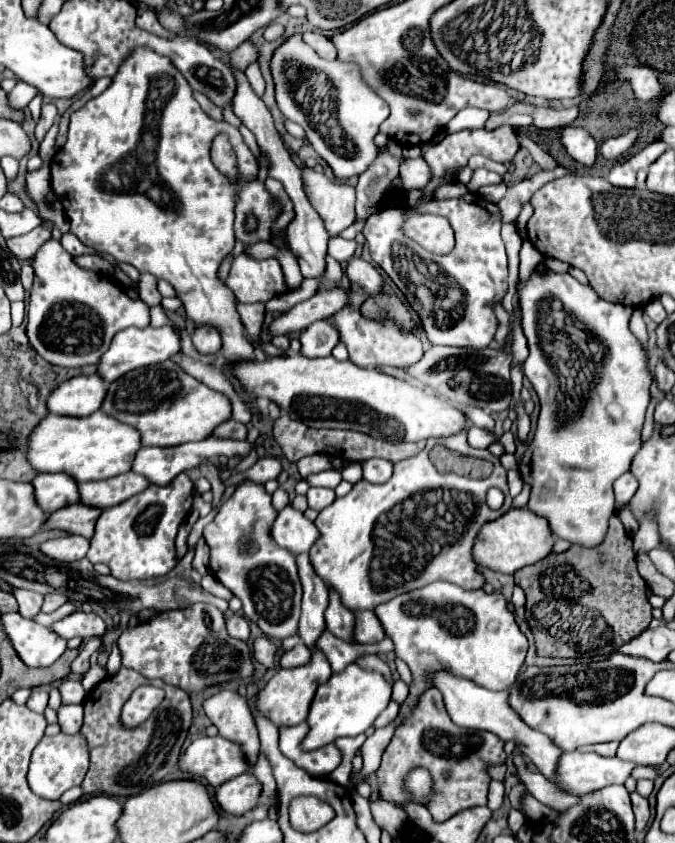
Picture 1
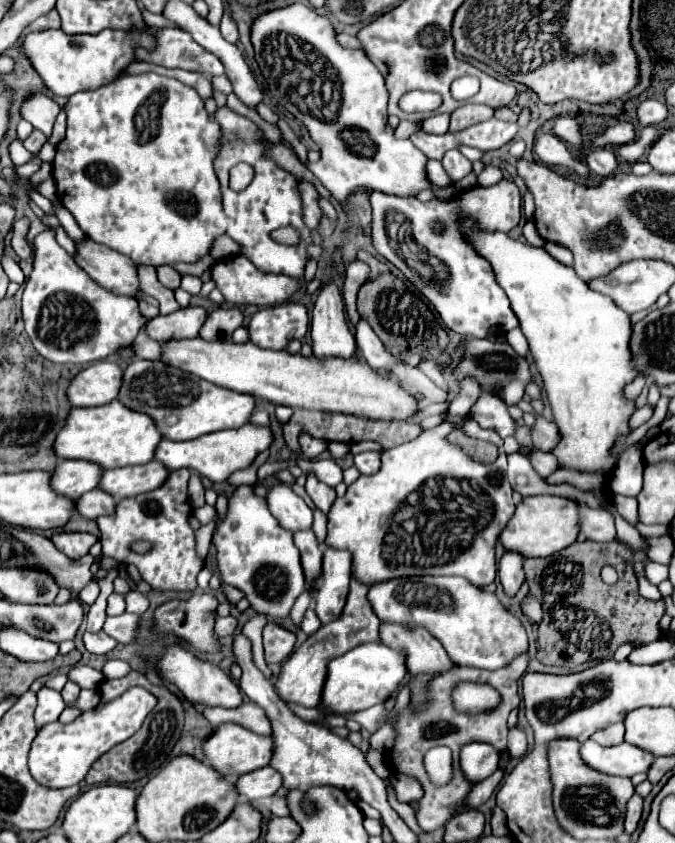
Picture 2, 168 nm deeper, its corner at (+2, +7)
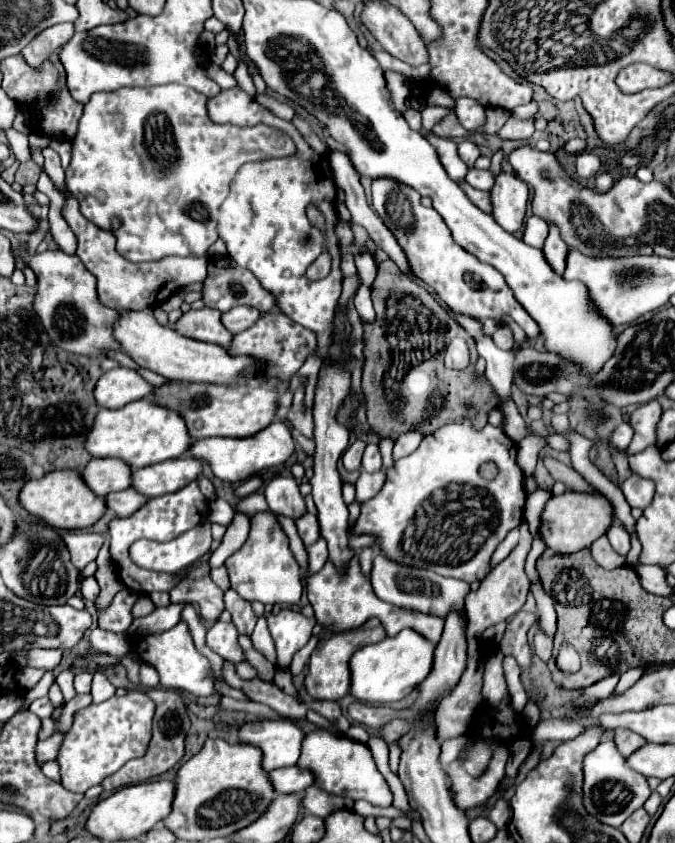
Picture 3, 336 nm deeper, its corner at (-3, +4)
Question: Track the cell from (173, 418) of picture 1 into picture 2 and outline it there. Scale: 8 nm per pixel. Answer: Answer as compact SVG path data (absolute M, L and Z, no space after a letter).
M132 360L124 370L122 388L118 400L130 410L148 414L158 432L168 440L194 440L202 434L210 434L226 428L240 428L248 422L254 410L254 396L234 392L212 382L206 382L190 372L174 368L158 360Z

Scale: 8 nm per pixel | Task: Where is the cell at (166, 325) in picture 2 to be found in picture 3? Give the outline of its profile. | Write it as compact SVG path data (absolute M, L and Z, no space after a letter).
M203 307L199 311L187 311L177 321L177 331L185 337L207 337L207 343L215 343L221 347L227 347L231 343L231 333L221 323L221 311Z

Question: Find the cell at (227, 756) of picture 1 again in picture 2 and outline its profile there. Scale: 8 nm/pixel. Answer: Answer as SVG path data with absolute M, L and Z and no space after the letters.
M226 722L222 726L218 726L218 730L214 730L214 734L202 744L202 752L210 764L210 768L214 768L218 774L222 774L228 780L236 780L238 776L264 768L270 762L272 756L272 738L270 736L260 736L254 734L250 730L246 730L240 724L234 722Z

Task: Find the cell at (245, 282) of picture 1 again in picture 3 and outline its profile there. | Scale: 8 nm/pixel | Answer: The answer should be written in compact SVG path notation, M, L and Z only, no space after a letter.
M209 257L209 275L203 281L203 303L205 307L213 307L213 309L221 309L223 313L239 307L239 305L249 305L255 309L261 309L261 313L267 313L275 307L275 297L271 297L271 293L267 293L261 283L257 281L257 277L253 277L253 273L249 273L245 267L239 265L229 265L229 257L219 257L213 259Z

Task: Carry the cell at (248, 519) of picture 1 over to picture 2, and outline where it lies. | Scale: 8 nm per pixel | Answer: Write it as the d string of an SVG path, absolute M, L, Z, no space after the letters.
M236 486L228 498L228 510L222 518L222 522L216 526L212 542L218 550L218 568L222 574L224 584L236 586L244 592L244 596L250 602L250 608L256 614L270 616L270 618L286 618L296 602L296 598L306 590L306 580L300 566L300 554L298 548L292 542L292 534L282 530L274 516L268 510L266 498L260 498L254 494L252 486Z

